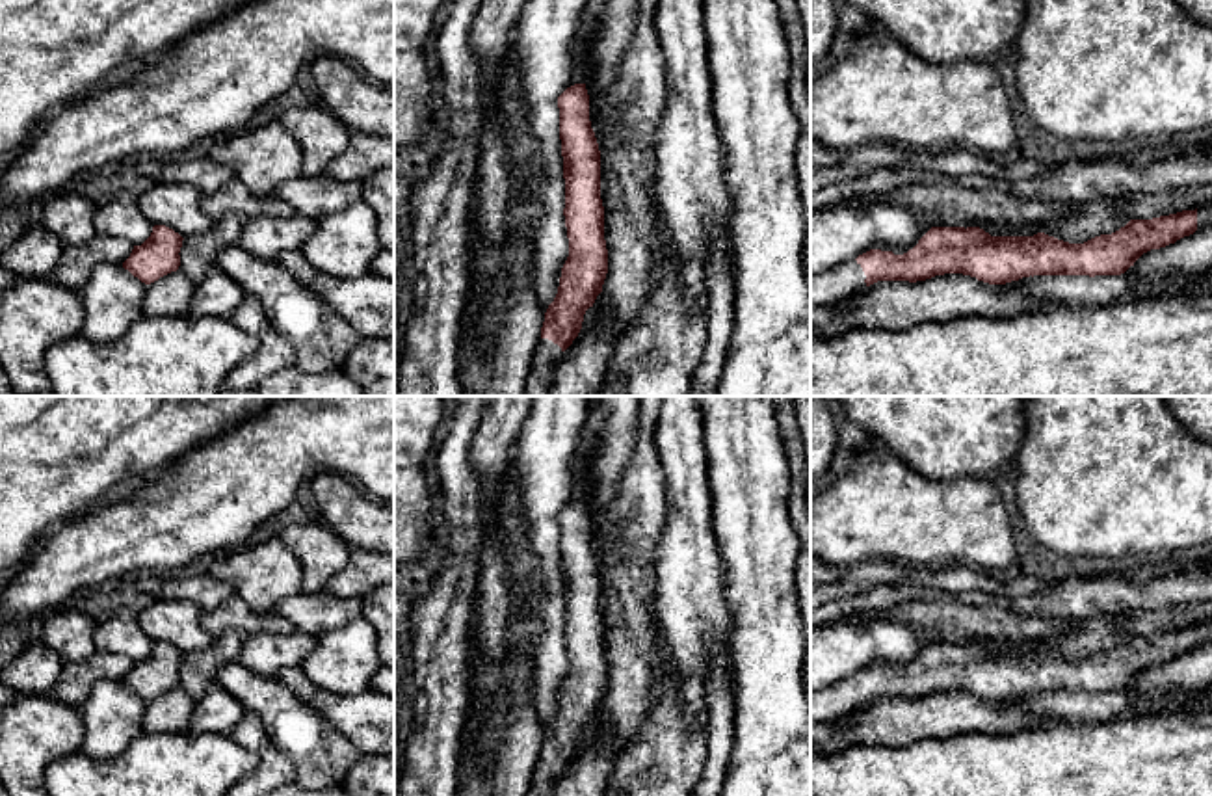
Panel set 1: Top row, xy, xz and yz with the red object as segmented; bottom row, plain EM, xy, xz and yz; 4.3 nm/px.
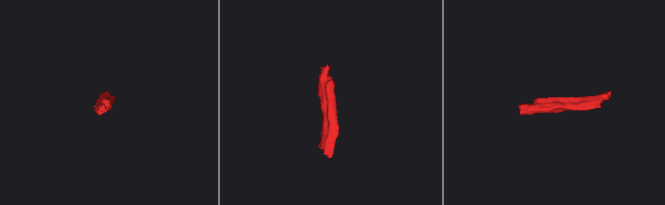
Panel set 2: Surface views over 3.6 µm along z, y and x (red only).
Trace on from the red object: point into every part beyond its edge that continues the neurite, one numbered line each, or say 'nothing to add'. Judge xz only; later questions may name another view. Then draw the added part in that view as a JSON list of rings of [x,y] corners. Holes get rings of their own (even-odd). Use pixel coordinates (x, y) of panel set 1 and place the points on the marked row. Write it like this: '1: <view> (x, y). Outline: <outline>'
1: xz (582, 41). Outline: [[[587,0],[584,7],[576,37],[573,41],[574,73],[573,73],[569,87],[574,84],[587,82],[587,71],[591,67],[589,46],[591,46],[591,37],[595,32],[595,19],[600,13],[600,2],[602,0]]]
2: xz (547, 354). Outline: [[[539,338],[526,378],[526,396],[550,396],[554,370],[561,357],[561,348],[548,338]]]

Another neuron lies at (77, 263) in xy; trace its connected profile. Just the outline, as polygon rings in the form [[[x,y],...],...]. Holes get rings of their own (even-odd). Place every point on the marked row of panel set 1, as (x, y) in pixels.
[[[95,234],[82,245],[65,245],[52,279],[80,292],[100,264],[123,264],[134,245],[123,238]]]

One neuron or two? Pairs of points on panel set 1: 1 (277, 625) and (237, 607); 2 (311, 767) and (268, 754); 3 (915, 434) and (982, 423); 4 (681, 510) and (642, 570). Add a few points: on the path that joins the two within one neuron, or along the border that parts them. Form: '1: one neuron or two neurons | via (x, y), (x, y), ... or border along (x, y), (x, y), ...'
1: one neuron | via (268, 622), (251, 622), (246, 616)
2: two neurons | border along (264, 726), (270, 741), (290, 761), (296, 776)
3: one neuron | via (932, 423), (965, 423)
4: two neurons | border along (666, 506), (657, 543), (655, 594)

